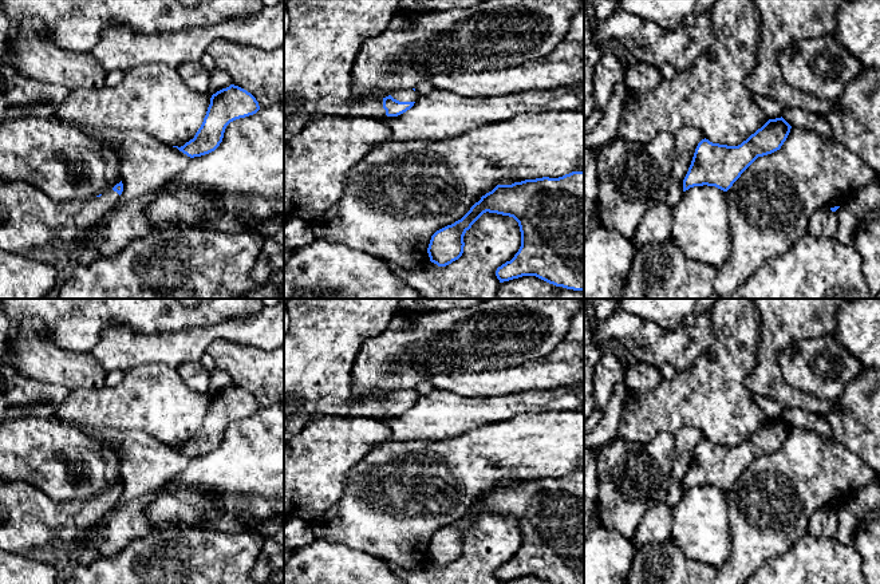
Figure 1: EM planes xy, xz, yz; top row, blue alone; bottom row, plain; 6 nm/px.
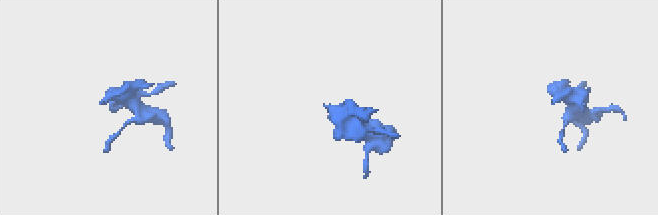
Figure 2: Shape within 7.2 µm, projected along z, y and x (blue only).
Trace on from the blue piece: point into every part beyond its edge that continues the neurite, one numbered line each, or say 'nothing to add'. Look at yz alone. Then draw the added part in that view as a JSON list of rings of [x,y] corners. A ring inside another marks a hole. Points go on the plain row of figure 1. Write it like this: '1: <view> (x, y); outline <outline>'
nothing to add

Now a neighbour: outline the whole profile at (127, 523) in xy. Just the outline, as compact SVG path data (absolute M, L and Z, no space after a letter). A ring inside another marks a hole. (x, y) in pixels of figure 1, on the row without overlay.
M150 492L121 506L114 506L94 524L99 529L96 552L100 559L115 556L133 541L146 538L155 530L178 528L170 522L153 522L147 517L147 508L154 498L155 492Z

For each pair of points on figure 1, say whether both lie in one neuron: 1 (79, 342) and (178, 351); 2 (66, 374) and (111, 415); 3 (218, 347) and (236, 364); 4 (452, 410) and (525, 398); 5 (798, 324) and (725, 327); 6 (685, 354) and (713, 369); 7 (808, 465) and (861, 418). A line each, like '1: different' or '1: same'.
1: different
2: different
3: same
4: same
5: different
6: different
7: different

